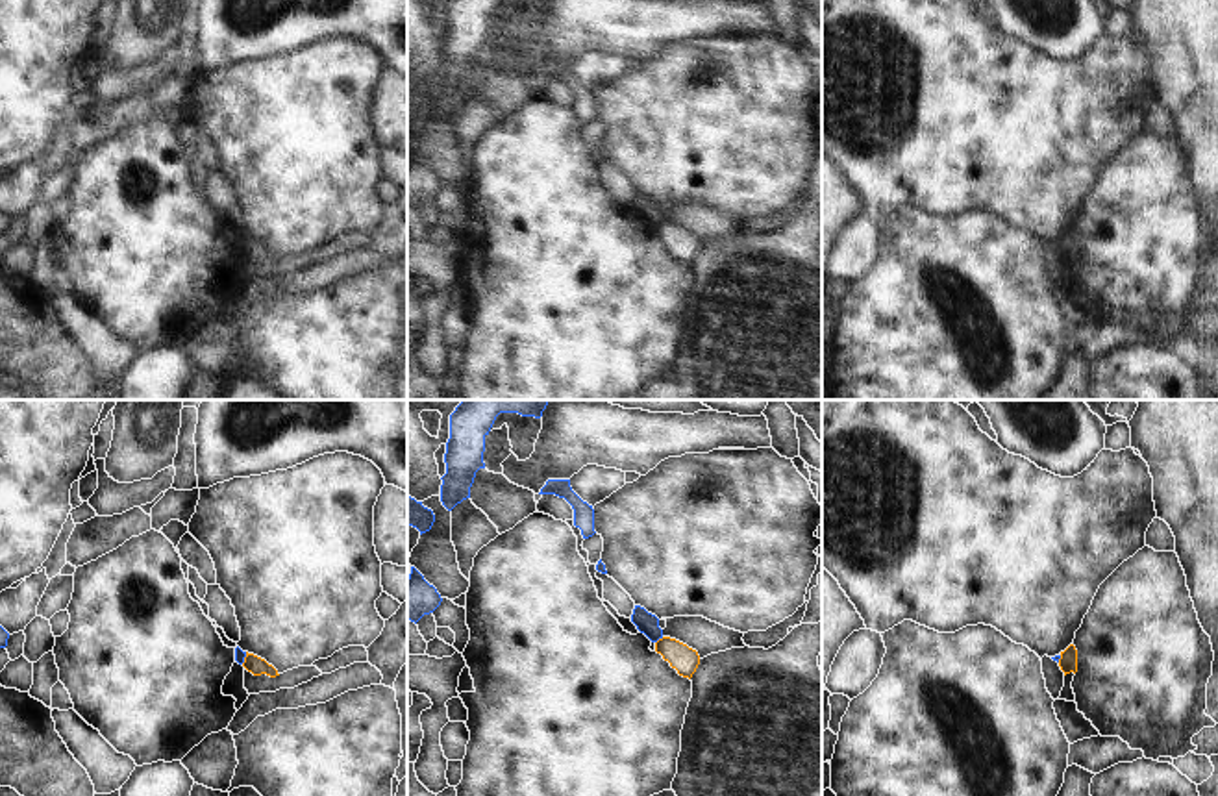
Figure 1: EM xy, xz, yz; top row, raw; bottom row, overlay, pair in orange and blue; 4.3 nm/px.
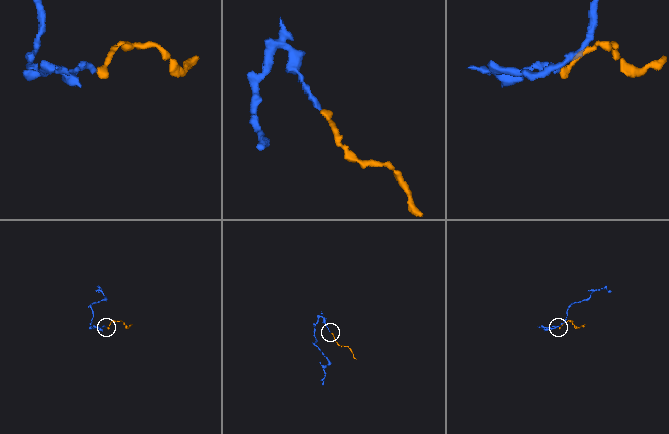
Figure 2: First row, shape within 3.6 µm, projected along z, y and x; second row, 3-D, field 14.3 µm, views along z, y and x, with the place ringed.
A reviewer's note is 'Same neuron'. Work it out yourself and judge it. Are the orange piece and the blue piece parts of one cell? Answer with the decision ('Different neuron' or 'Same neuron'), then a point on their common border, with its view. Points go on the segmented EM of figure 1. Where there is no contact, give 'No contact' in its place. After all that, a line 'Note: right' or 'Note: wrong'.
Different neuron. Touches orange at xz (659, 639).
Note: wrong

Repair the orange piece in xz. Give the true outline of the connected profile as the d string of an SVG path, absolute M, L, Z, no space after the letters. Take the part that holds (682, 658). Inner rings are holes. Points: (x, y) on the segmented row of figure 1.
M663 637L655 642L655 652L663 655L665 661L670 663L672 668L677 670L683 678L692 678L700 665L700 655L696 650L689 648L687 644Z

